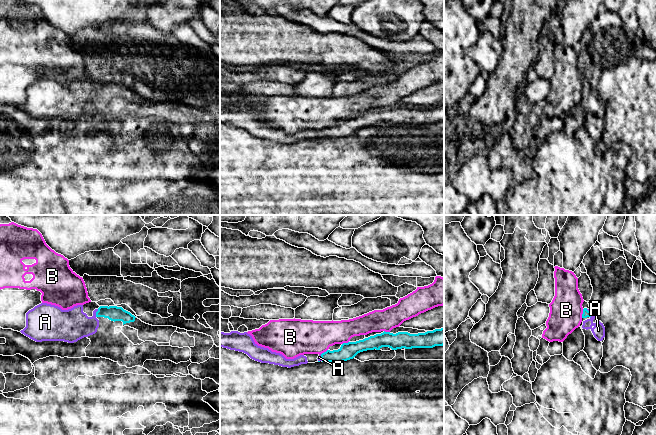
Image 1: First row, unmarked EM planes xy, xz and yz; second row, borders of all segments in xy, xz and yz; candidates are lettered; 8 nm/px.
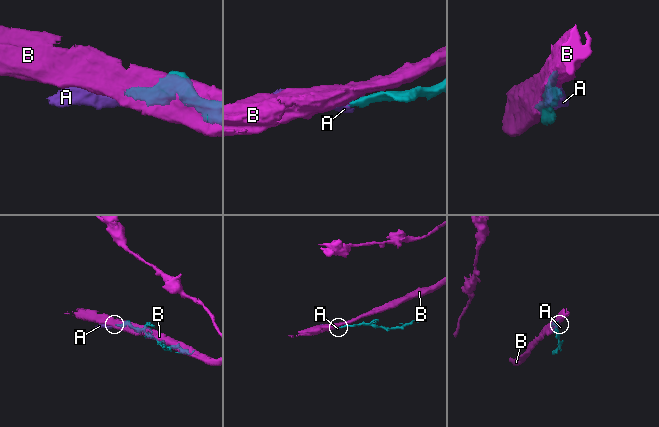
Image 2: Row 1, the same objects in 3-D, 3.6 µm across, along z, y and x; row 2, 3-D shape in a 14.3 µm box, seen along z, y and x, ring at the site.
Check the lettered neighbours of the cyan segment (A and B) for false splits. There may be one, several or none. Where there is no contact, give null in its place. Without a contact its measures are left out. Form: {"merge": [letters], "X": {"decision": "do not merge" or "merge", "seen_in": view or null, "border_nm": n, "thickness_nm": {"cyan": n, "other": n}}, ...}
{"merge": ["A"], "A": {"decision": "merge", "seen_in": "xy", "border_nm": 70, "thickness_nm": {"cyan": 120, "other": 260}}, "B": {"decision": "do not merge", "seen_in": "yz", "border_nm": 70, "thickness_nm": {"cyan": 60, "other": 260}}}

